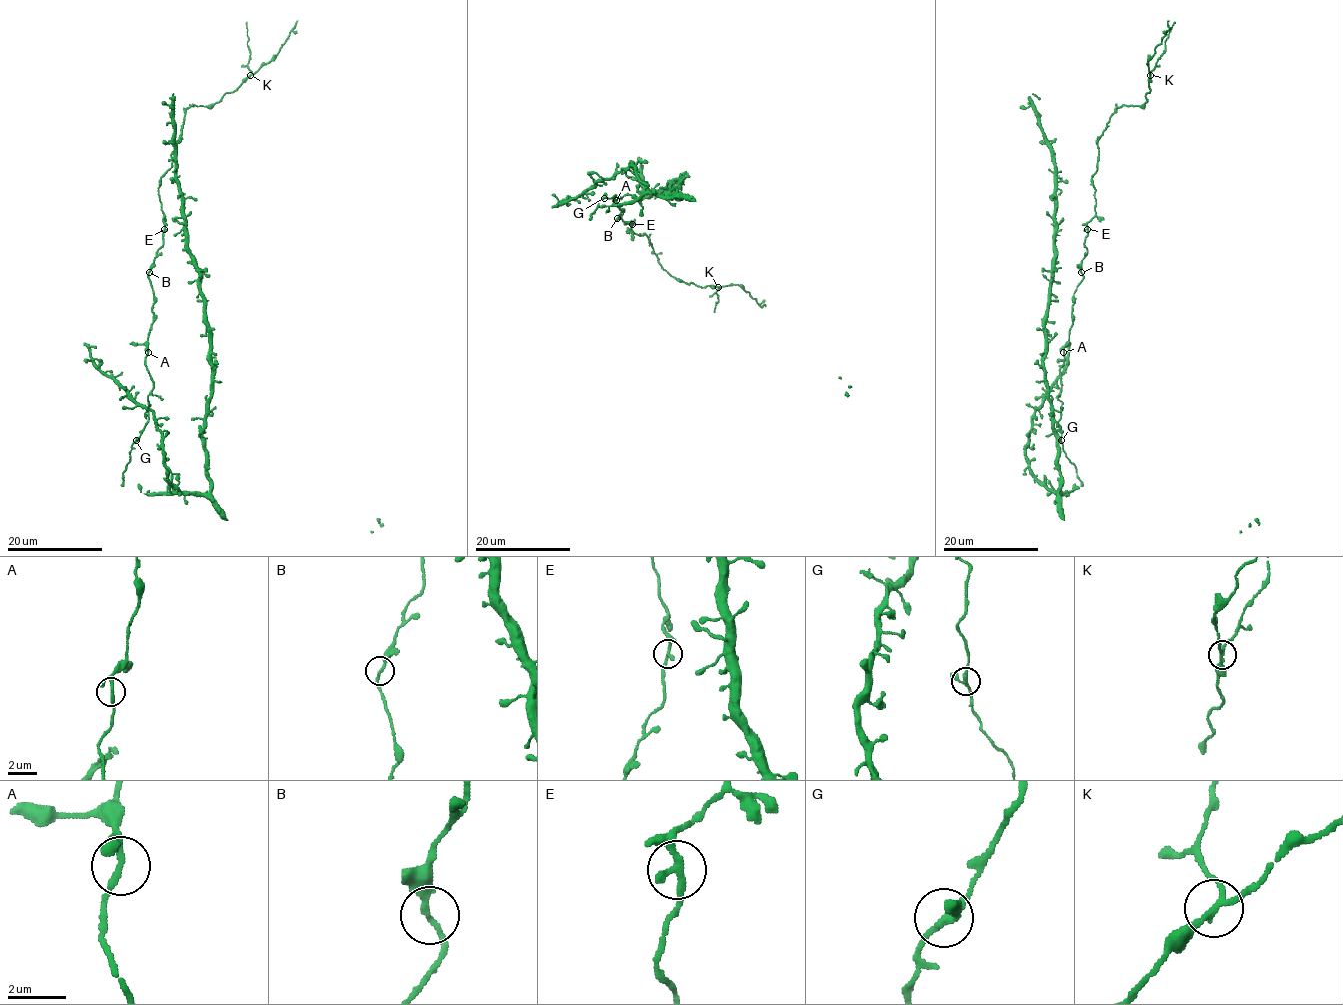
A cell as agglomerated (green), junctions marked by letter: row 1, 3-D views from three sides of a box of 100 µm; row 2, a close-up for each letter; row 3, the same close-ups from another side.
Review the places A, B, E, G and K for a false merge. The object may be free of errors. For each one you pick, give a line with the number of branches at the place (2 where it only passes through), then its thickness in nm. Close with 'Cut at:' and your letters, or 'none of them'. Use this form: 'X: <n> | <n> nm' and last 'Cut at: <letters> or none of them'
K: 3 | 180 nm
Cut at: K

